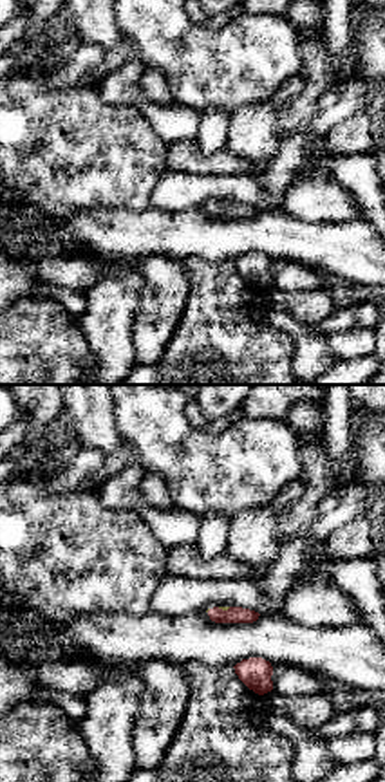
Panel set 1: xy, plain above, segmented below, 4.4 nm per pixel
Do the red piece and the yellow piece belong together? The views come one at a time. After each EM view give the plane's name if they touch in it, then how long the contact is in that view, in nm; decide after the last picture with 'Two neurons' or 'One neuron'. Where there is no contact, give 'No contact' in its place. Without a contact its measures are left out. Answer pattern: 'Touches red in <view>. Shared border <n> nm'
Touches red in xy. Shared border 60 nm

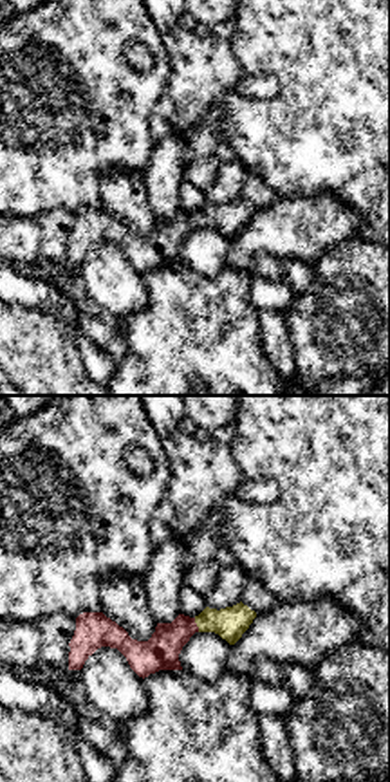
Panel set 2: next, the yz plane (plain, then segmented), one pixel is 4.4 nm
Touches red in yz. Shared border 70 nm

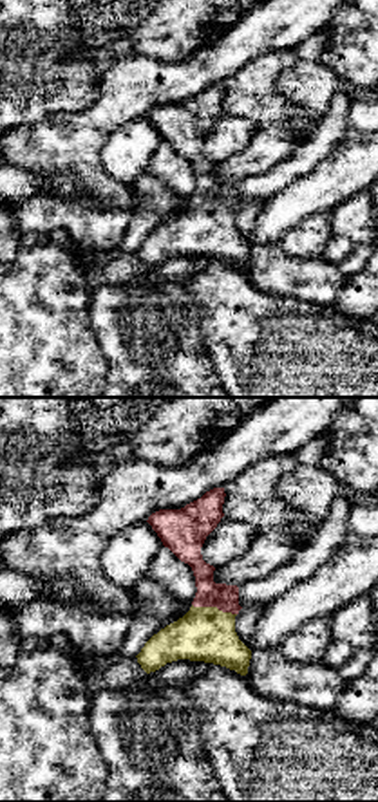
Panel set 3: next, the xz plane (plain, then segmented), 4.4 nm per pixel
Touches red in xz. Shared border 200 nm

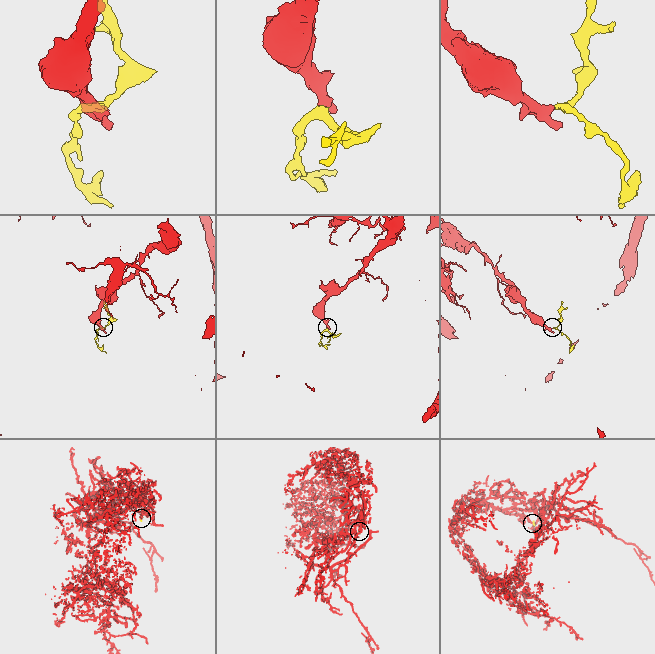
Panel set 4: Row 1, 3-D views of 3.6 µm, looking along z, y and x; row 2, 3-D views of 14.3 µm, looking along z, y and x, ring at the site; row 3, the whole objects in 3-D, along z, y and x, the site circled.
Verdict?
One neuron

